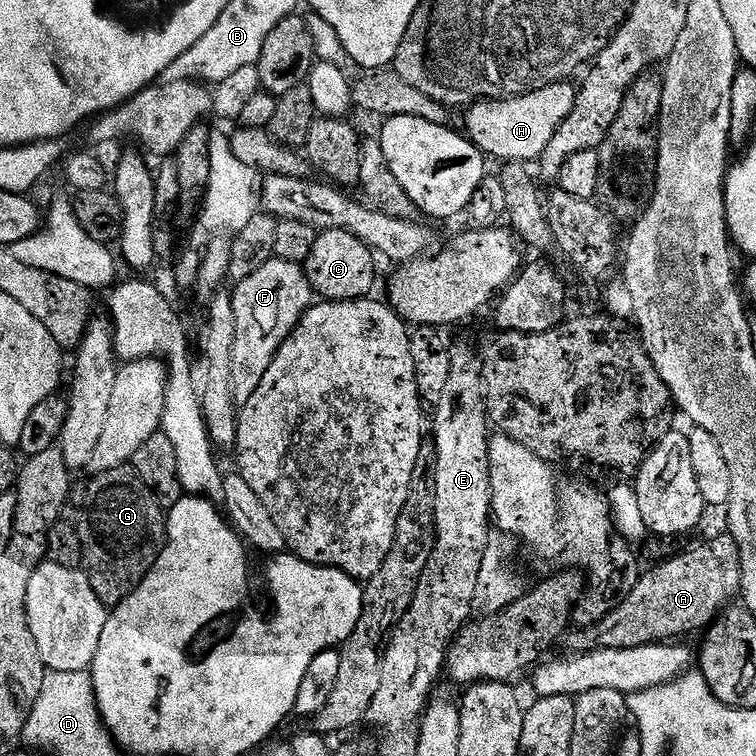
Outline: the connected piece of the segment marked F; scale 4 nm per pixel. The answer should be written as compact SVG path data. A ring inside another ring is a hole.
M275 258L233 288L236 289L231 289L230 295L234 302L238 334L232 351L230 378L236 403L241 405L250 402L250 394L258 390L258 382L262 382L262 374L270 370L270 362L278 354L282 342L286 342L305 312L312 307L314 293L301 265Z

